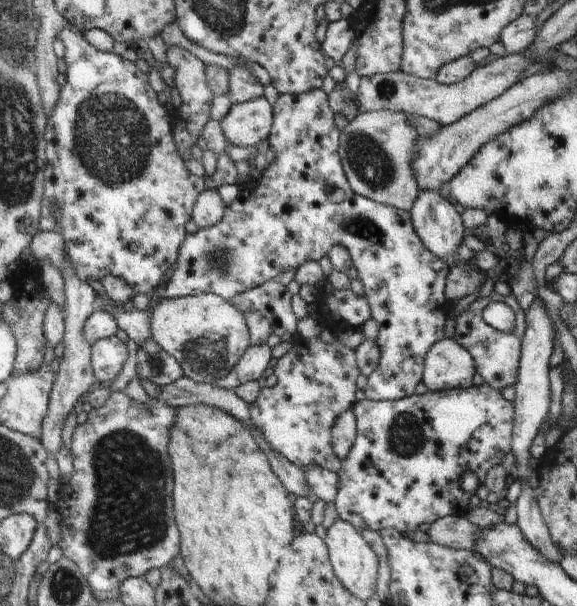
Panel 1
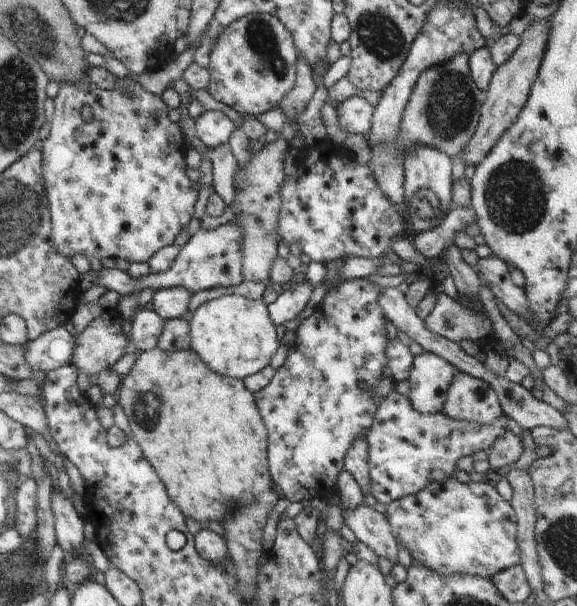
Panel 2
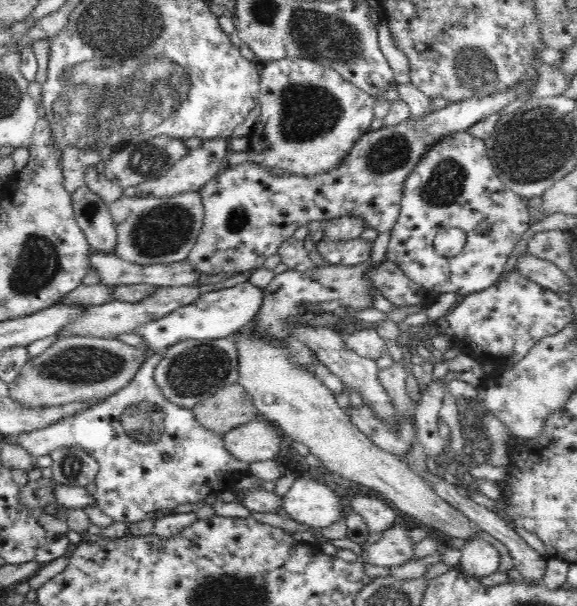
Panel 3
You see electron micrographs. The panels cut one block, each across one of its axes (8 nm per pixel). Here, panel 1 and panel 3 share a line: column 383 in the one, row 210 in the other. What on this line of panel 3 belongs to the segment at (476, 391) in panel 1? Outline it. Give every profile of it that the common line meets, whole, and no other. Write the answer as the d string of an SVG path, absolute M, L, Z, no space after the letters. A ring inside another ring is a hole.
M468 129L462 130L462 132L458 132L458 134L447 136L444 143L430 146L430 150L426 150L426 154L422 154L422 158L420 159L420 162L416 164L416 168L408 174L408 178L406 178L403 188L403 197L401 198L401 211L396 224L390 231L390 240L386 258L396 266L400 267L400 269L404 269L404 273L406 273L412 281L417 282L420 286L426 287L426 289L435 289L439 293L452 291L463 295L472 294L474 292L478 292L479 290L490 288L495 284L495 281L497 281L502 275L504 265L506 264L510 254L512 254L514 246L520 242L522 234L528 230L530 225L528 199L516 194L513 190L510 190L503 181L498 178L498 175L494 172L494 166L491 160L487 157L485 142L475 136L472 136L472 133L470 133ZM440 228L460 228L463 231L466 231L467 240L463 250L460 251L460 254L456 254L456 256L451 257L443 257L436 252L433 240L436 238Z

